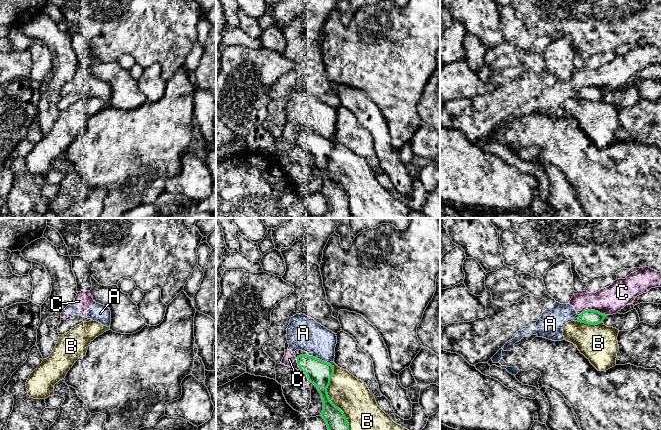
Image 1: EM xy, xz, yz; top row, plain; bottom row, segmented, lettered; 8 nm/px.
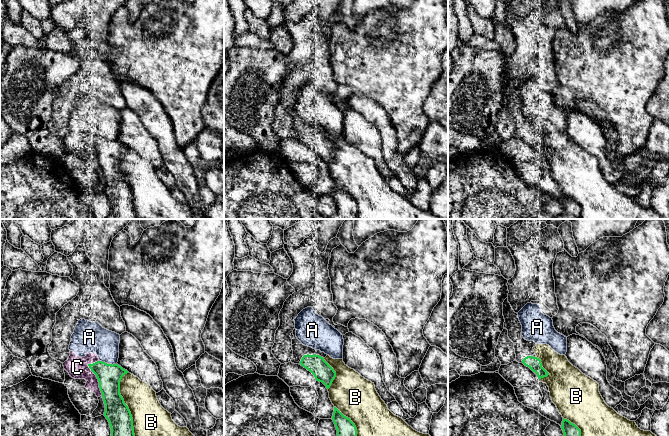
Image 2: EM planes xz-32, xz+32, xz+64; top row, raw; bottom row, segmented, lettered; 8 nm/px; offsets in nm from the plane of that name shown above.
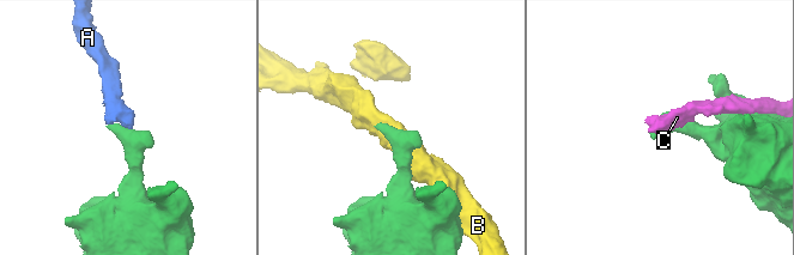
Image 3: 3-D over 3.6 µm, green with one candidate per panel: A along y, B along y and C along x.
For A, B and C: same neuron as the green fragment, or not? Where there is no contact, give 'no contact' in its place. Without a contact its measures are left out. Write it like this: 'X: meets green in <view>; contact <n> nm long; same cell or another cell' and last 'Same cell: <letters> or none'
A: meets green in xz; contact 150 nm long; another cell
B: meets green in xz; contact 650 nm long; another cell
C: meets green in yz; contact 220 nm long; another cell
Same cell: none

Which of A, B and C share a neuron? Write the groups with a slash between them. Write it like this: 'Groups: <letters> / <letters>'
Groups: A C / B

